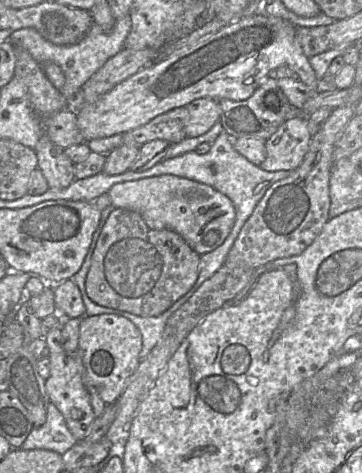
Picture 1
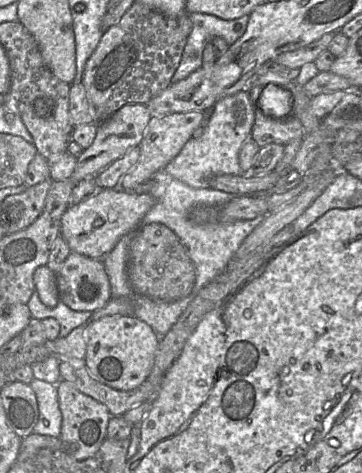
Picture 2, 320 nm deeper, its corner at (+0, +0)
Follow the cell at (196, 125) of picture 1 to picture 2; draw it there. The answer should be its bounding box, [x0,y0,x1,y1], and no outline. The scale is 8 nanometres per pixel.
[119,111,206,191]

